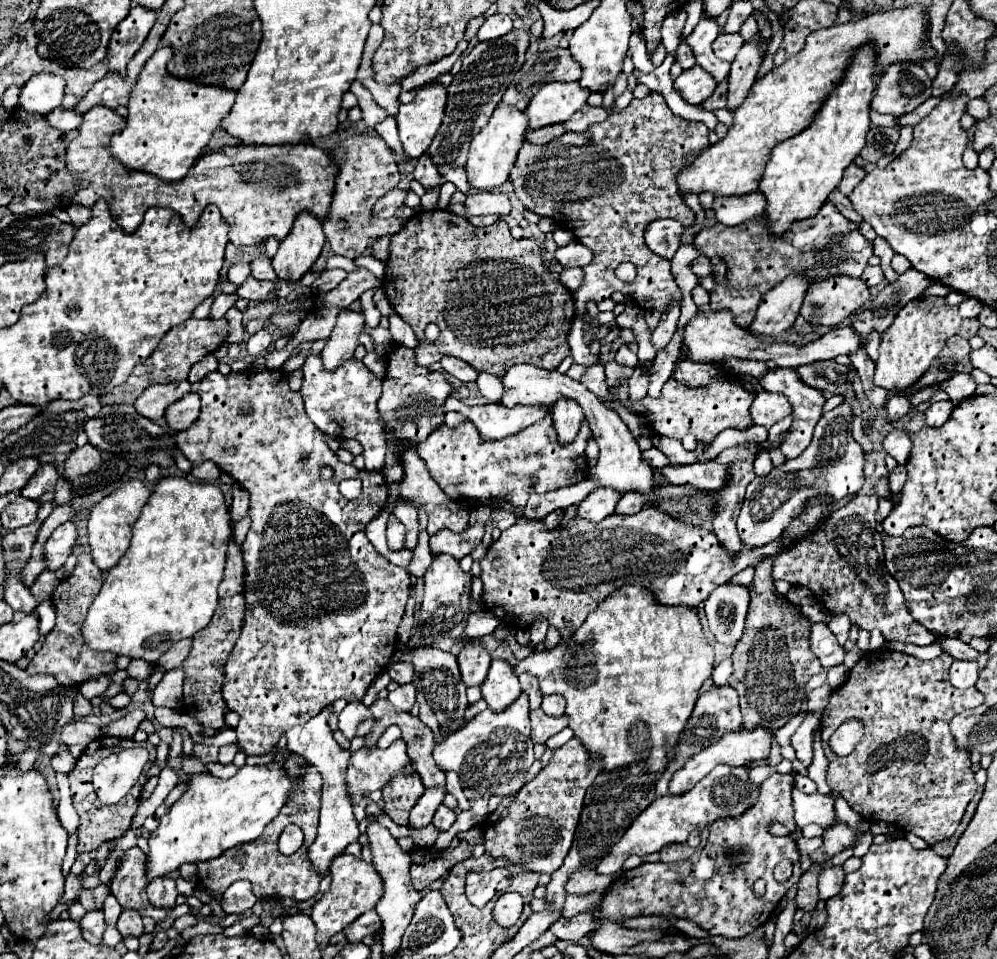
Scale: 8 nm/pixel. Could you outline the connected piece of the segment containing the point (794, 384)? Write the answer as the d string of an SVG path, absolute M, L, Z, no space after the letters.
M774 369L774 371L768 371L768 375L760 381L760 385L762 385L764 389L772 389L772 391L784 393L784 395L788 397L790 405L792 405L794 423L792 423L792 427L788 429L788 433L784 435L784 441L782 441L782 453L784 453L784 457L786 457L786 459L792 459L792 457L800 455L800 453L806 449L806 445L810 443L812 431L814 431L818 419L822 417L822 407L824 407L826 399L824 399L824 395L822 395L820 391L816 391L814 387L804 385L804 383L800 381L800 377L794 373L794 369Z

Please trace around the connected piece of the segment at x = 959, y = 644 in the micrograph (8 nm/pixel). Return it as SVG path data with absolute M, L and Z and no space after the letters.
M938 637L938 641L942 641L944 651L948 651L954 659L964 659L964 661L978 661L980 659L980 651L972 649L968 643L960 641L960 639L948 639L948 637Z

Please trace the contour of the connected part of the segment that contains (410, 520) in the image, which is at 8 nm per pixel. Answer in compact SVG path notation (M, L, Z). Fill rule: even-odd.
M400 499L394 505L394 517L406 525L406 549L414 551L418 539L418 509L410 501Z

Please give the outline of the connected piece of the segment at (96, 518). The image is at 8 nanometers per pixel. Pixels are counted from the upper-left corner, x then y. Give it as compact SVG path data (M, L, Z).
M130 479L120 489L116 489L112 495L104 497L102 501L98 501L92 507L92 511L88 515L88 545L92 549L94 563L102 571L114 567L128 551L130 539L132 539L132 525L140 517L140 511L144 507L144 503L148 501L148 497L150 497L148 487L138 479Z

